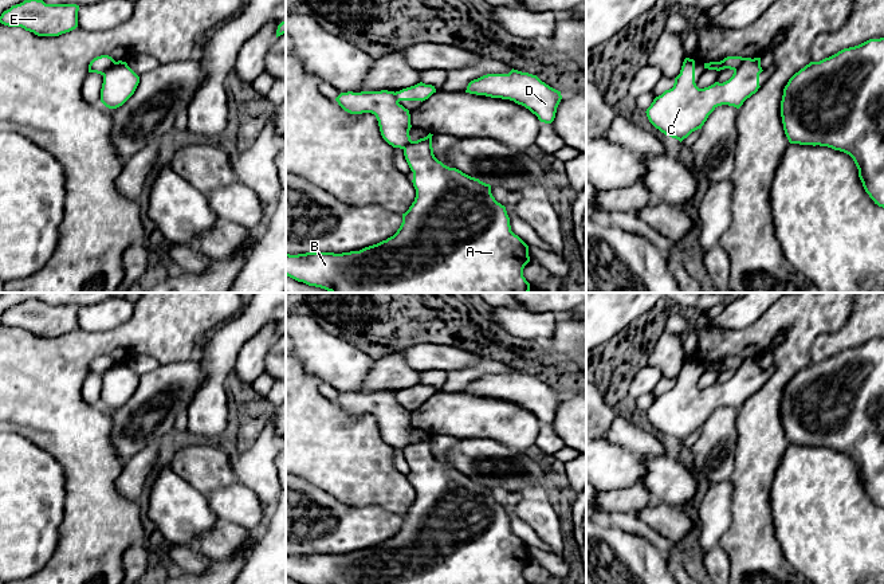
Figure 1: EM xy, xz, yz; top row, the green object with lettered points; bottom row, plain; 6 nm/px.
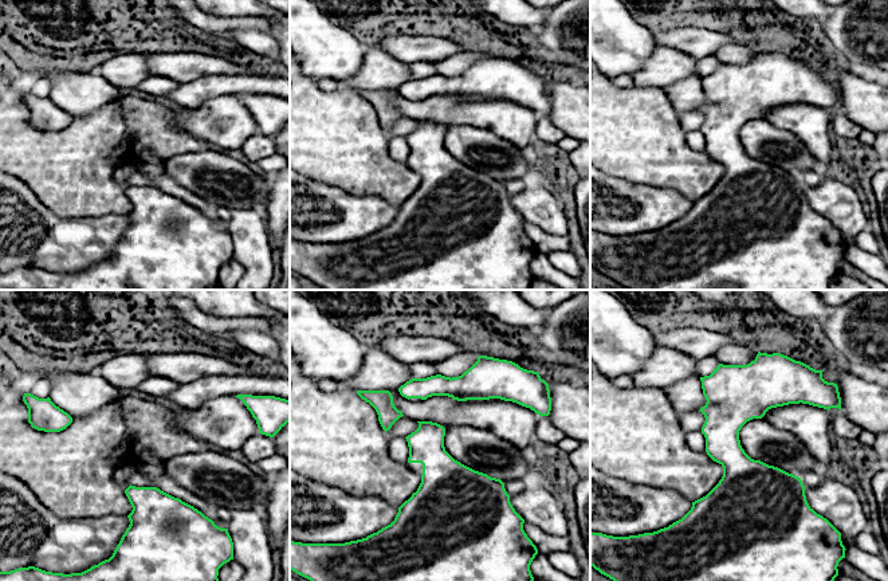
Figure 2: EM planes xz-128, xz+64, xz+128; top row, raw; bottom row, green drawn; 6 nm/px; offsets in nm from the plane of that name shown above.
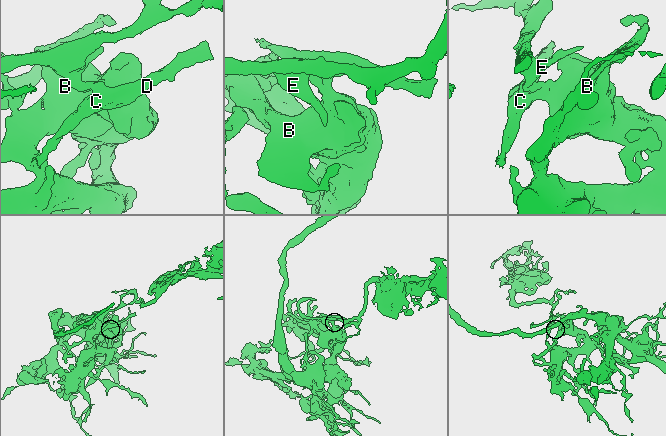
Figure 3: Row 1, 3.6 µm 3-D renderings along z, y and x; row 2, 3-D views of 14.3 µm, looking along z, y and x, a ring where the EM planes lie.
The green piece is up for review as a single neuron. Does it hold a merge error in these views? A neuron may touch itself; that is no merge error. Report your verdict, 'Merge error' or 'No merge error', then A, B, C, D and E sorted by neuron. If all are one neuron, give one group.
Merge error. Groups: A B C D / E

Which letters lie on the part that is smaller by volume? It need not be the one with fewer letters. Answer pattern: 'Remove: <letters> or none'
Remove: E

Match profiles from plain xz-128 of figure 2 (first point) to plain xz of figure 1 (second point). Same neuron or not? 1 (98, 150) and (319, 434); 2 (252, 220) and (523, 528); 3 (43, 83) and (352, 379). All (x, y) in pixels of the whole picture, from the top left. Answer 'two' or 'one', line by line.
1: one
2: two
3: two

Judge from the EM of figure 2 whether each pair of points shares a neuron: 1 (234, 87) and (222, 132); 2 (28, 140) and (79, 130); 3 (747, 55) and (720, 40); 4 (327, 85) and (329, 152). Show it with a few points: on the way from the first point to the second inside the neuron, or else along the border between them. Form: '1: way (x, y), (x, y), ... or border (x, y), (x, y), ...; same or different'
1: border (234, 94), (215, 95), (200, 103); different
2: way (40, 141), (67, 141); same
3: border (742, 43), (726, 43), (714, 55); different
4: border (315, 81), (325, 90), (342, 89); different

